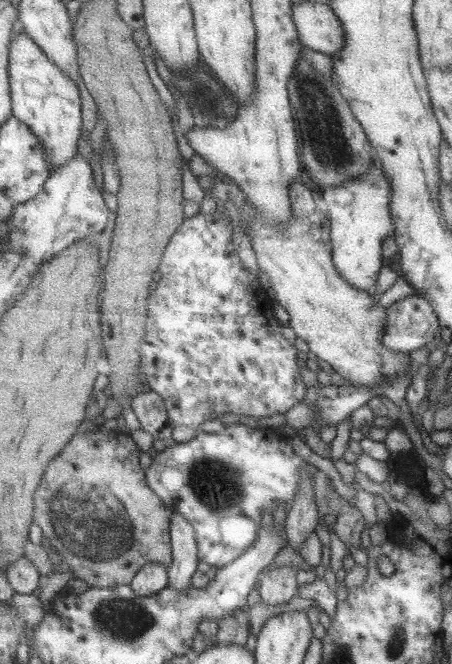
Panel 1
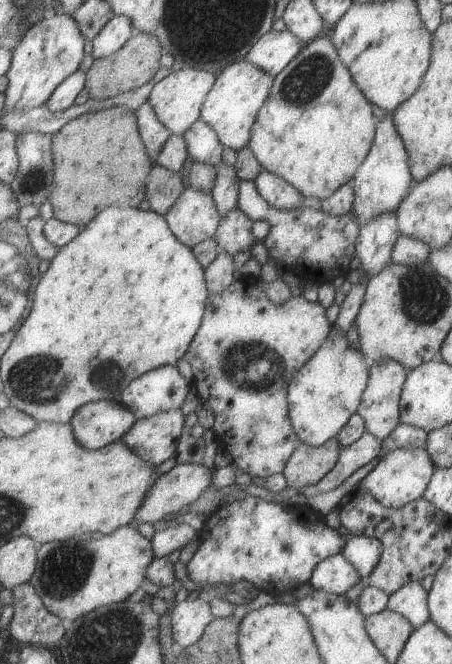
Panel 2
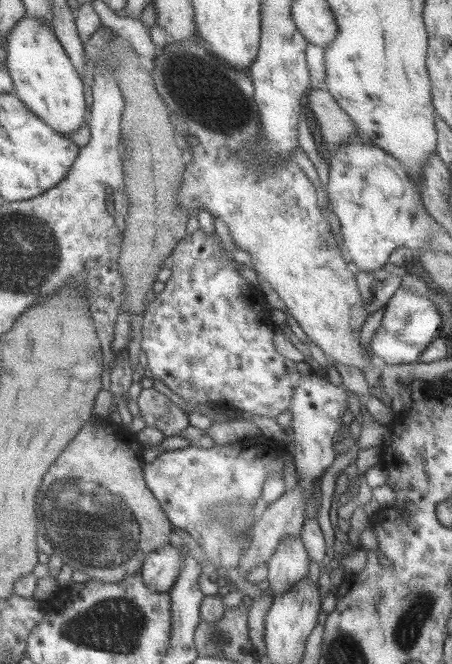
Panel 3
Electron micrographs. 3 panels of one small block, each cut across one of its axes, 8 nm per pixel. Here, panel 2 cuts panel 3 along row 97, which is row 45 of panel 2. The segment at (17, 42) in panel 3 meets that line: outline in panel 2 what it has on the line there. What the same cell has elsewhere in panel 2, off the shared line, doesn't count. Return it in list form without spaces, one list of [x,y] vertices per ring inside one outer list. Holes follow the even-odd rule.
[[[67,12],[49,14],[31,25],[23,42],[14,50],[14,61],[7,74],[10,83],[5,92],[6,110],[29,110],[46,105],[55,90],[79,70],[85,58],[85,40],[79,23]]]

